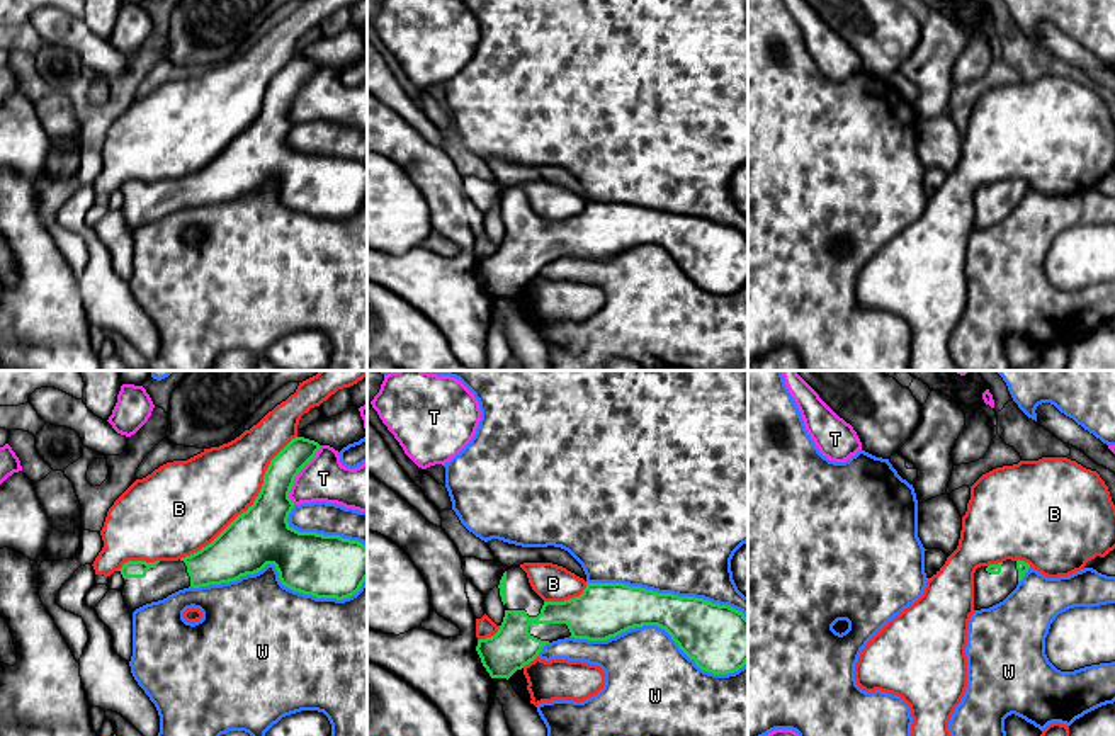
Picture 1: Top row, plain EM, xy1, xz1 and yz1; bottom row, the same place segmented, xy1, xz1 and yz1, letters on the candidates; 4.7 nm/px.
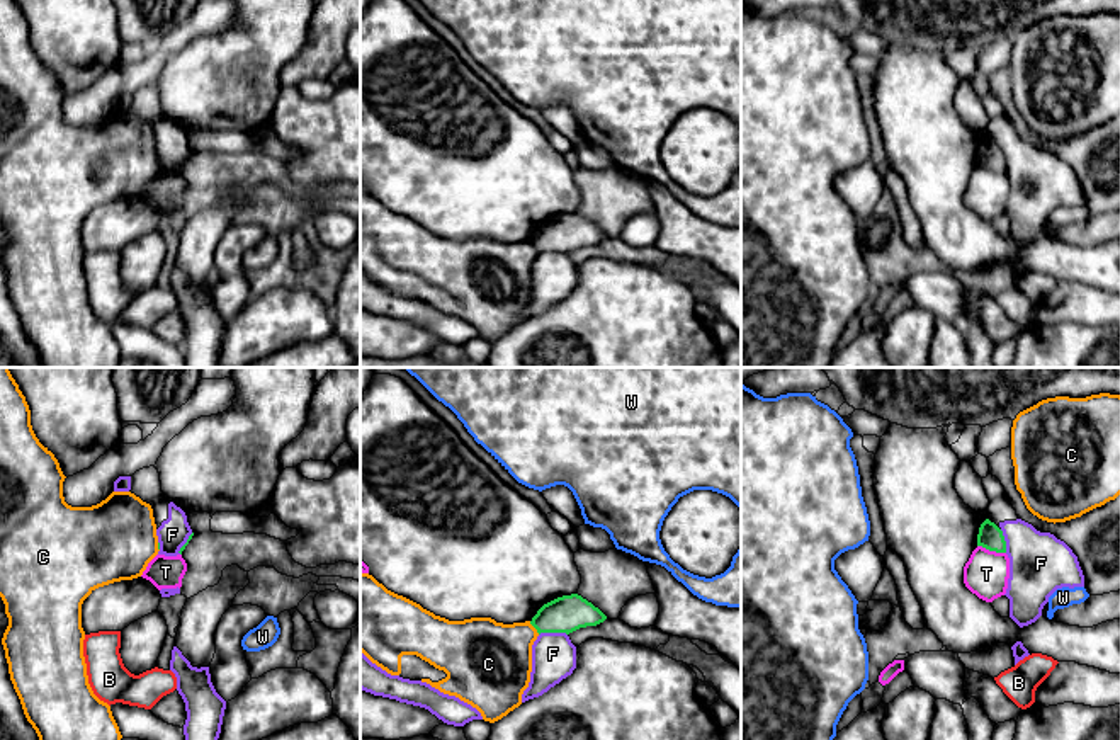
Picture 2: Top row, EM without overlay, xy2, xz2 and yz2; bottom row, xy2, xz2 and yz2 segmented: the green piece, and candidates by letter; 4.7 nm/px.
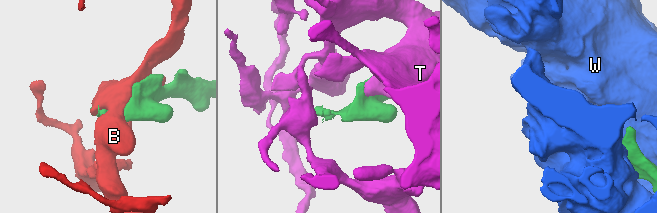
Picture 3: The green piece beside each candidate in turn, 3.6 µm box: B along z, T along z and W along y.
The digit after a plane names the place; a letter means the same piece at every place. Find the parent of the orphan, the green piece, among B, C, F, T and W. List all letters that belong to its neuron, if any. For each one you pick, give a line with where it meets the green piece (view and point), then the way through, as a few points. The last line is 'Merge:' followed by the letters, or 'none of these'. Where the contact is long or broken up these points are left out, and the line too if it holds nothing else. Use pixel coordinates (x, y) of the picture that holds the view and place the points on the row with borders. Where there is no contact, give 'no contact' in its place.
Merge: none of these

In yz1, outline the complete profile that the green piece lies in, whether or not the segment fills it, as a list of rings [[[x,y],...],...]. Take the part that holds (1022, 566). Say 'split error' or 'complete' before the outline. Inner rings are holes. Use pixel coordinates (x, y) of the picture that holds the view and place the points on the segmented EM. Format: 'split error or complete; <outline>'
split error; [[[1020,559],[977,568],[974,573],[974,610],[1003,602],[1023,580],[1028,568],[1030,564]]]

